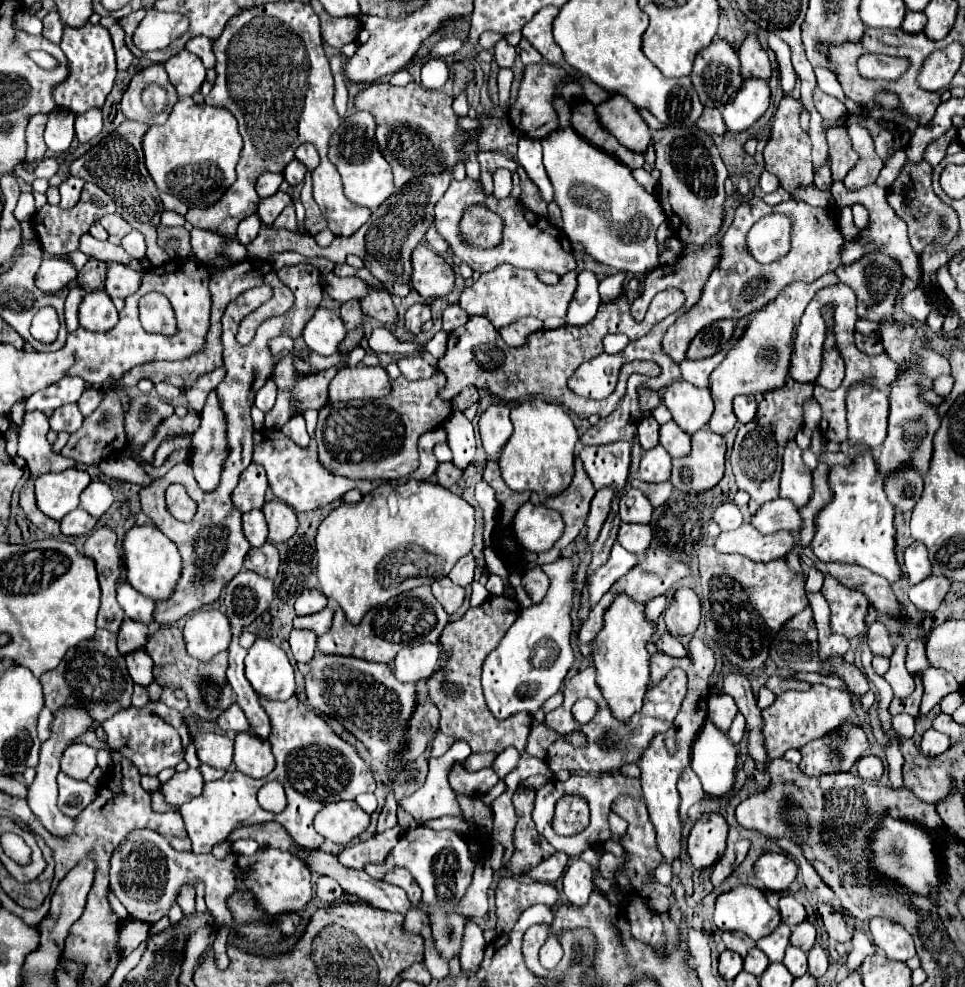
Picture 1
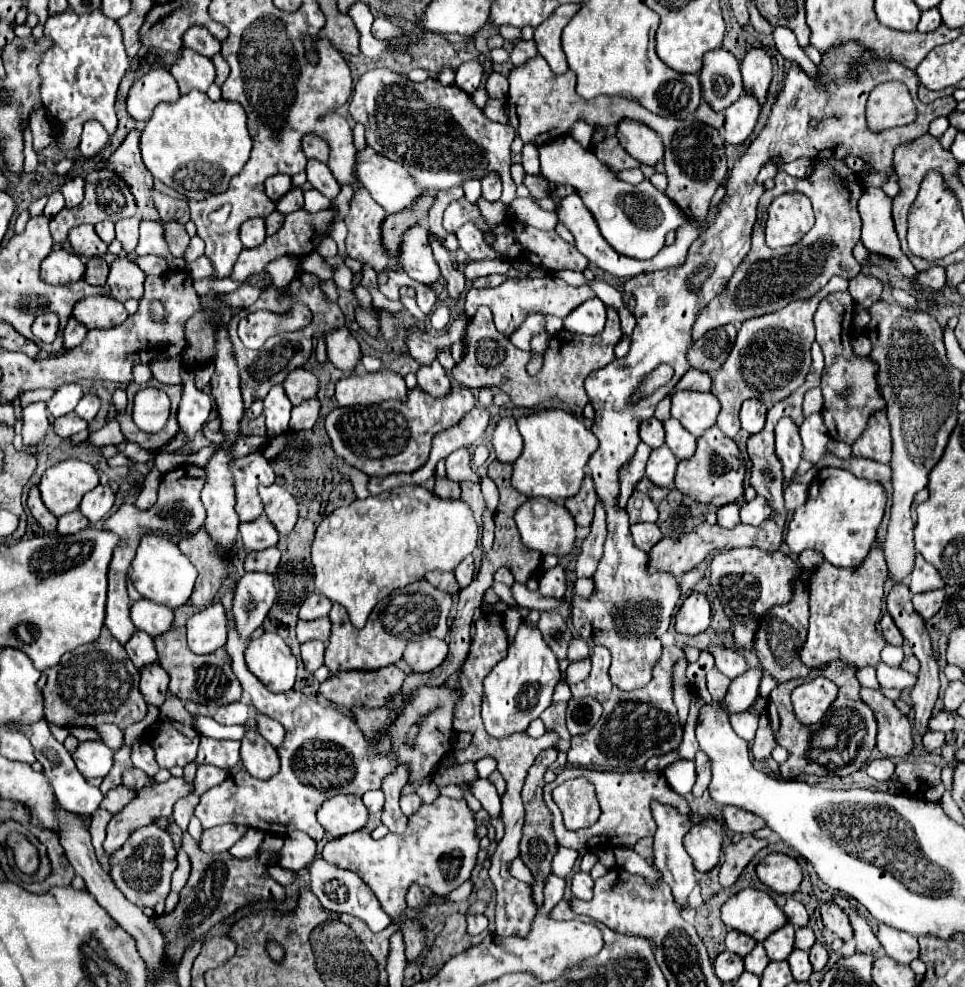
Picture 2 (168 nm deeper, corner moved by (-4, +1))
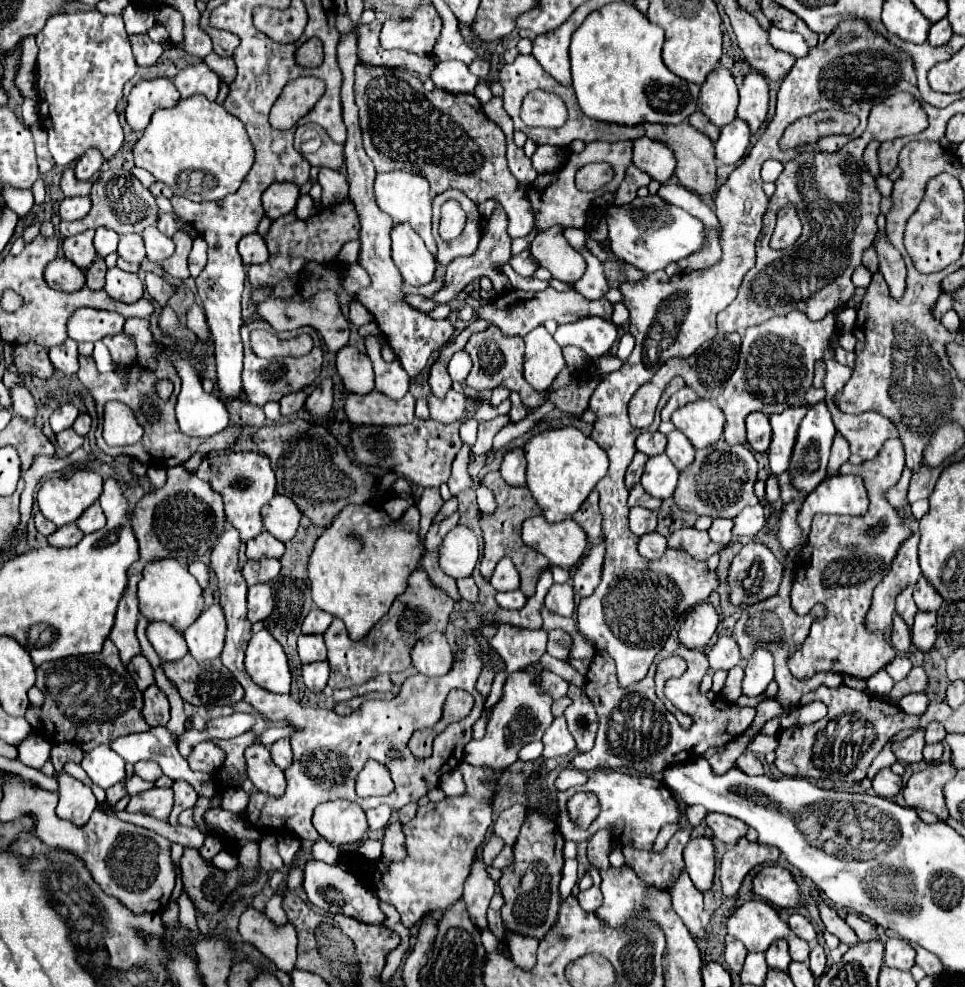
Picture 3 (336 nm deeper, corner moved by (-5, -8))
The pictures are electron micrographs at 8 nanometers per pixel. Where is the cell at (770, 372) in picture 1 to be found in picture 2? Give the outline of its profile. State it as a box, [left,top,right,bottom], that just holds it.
[711,279,847,439]

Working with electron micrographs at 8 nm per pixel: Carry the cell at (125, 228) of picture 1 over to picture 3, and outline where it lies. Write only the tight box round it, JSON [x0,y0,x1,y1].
[118,234,144,262]

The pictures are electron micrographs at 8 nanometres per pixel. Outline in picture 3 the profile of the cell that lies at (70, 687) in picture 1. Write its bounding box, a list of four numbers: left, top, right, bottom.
[36,640,150,752]

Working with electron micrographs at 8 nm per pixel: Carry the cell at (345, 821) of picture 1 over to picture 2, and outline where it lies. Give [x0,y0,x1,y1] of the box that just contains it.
[317,795,369,837]

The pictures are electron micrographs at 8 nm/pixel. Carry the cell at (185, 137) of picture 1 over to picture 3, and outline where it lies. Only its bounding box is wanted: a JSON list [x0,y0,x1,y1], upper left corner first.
[134,96,254,202]

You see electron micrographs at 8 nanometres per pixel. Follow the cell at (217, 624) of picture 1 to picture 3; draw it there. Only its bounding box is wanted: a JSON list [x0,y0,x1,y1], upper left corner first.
[184,604,226,662]

